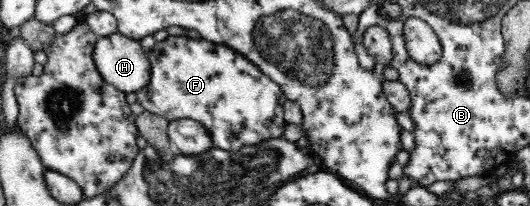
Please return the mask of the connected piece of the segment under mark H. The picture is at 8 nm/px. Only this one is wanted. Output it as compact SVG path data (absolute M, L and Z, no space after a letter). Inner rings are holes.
M120 33L99 37L93 61L102 78L119 91L139 91L151 80L151 64L140 41Z

